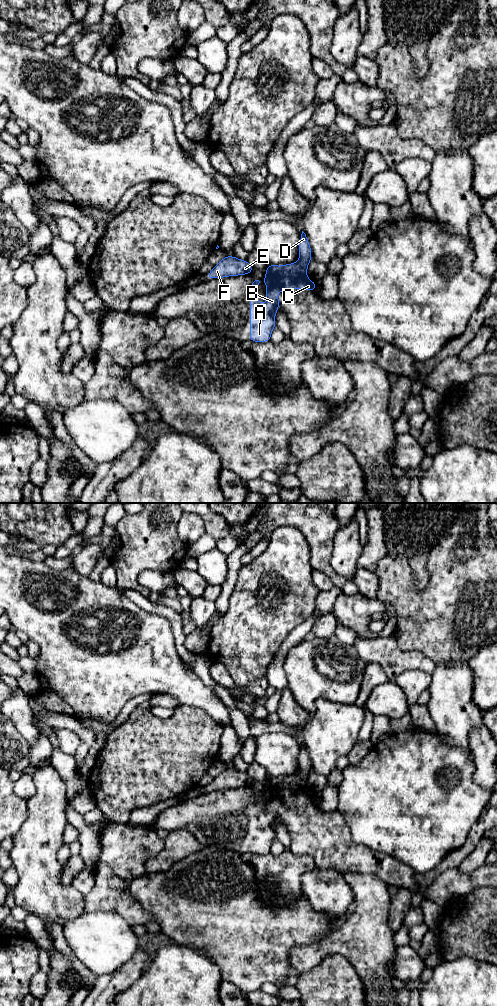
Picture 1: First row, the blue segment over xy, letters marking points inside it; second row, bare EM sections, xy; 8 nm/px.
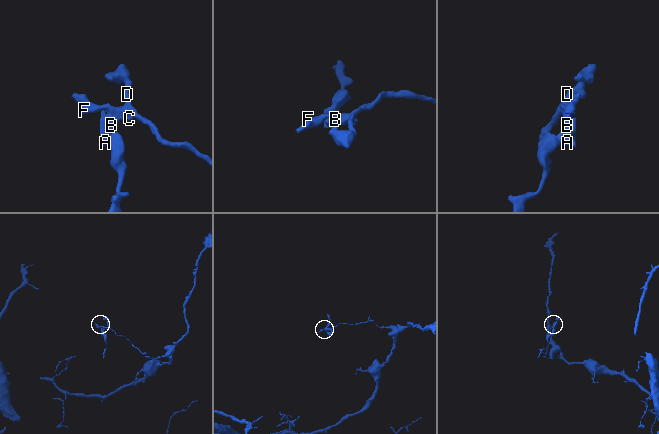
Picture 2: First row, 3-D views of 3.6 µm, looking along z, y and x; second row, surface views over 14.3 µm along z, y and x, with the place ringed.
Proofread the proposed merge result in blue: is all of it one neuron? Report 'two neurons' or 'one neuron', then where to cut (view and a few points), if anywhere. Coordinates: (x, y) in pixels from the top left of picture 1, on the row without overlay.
two neurons; cut in xy along (266, 782), (285, 788), (306, 789)

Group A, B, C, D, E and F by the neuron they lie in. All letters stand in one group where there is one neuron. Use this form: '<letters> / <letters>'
A B C / D E F

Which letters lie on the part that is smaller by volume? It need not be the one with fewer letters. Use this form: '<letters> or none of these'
A, B, C

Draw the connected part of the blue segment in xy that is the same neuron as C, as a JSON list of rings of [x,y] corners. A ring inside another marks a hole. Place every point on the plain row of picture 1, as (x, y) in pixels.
[[[266,783],[264,791],[252,791],[250,800],[250,853],[267,854],[271,852],[271,846],[276,838],[275,827],[280,814],[279,803],[285,805],[287,801],[303,801],[312,803],[317,801],[317,795],[312,794],[308,789],[293,790],[282,787],[274,787]],[[266,794],[266,817],[254,808],[258,796]]]

